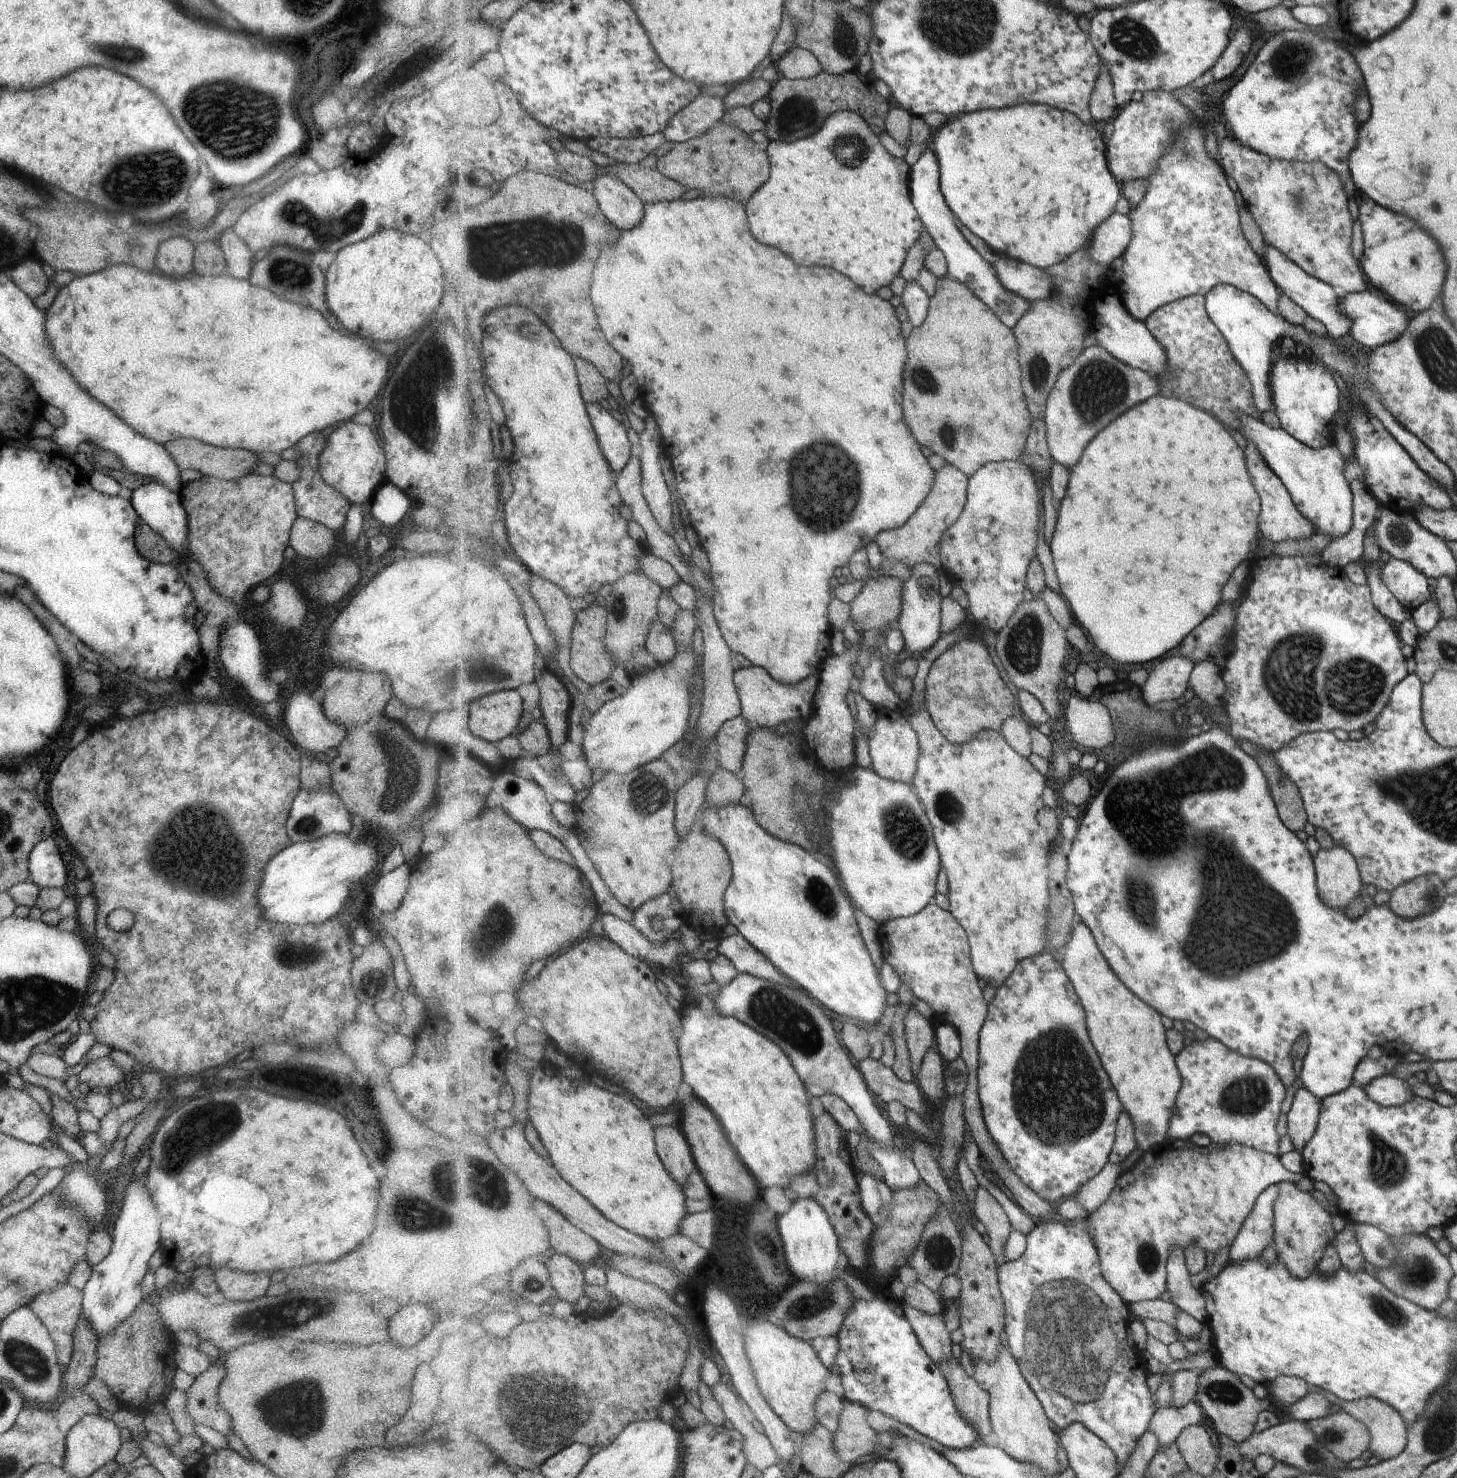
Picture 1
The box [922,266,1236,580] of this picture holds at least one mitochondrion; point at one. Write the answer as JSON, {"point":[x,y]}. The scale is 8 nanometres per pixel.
{"point":[1099,388]}

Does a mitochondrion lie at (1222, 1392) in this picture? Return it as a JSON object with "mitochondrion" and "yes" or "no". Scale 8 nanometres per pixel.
{"mitochondrion":"yes"}

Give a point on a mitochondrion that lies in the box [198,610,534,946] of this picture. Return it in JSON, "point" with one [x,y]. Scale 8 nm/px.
{"point":[402,768]}

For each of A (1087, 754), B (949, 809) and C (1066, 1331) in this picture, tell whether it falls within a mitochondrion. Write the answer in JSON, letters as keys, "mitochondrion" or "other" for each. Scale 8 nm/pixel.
{"A":"other","B":"mitochondrion","C":"mitochondrion"}

